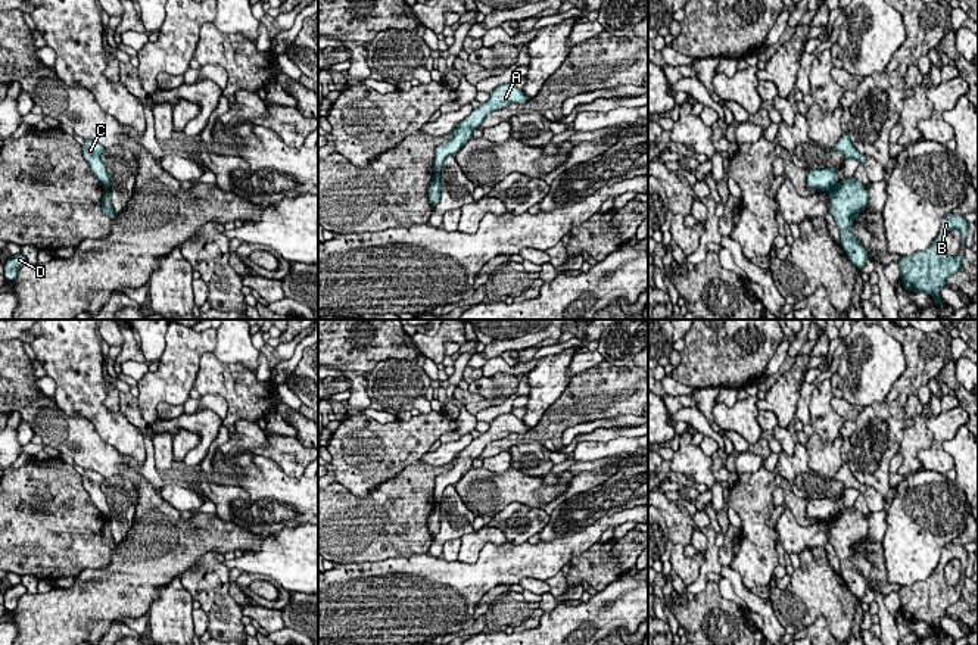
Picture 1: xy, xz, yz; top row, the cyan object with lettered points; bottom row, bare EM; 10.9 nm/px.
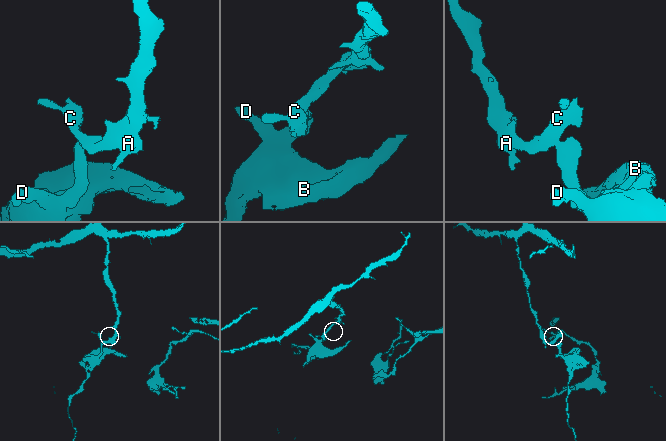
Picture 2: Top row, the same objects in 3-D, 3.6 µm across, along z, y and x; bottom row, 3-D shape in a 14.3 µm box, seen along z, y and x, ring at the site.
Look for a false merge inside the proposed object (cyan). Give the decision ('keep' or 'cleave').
cleave

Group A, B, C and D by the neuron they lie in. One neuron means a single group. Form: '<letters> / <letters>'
A C / B D

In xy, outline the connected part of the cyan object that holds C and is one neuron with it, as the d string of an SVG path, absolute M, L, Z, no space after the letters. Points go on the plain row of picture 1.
M85 470L82 474L82 486L88 492L93 504L106 518L109 518L109 505L100 489L105 480L106 479L94 470Z

